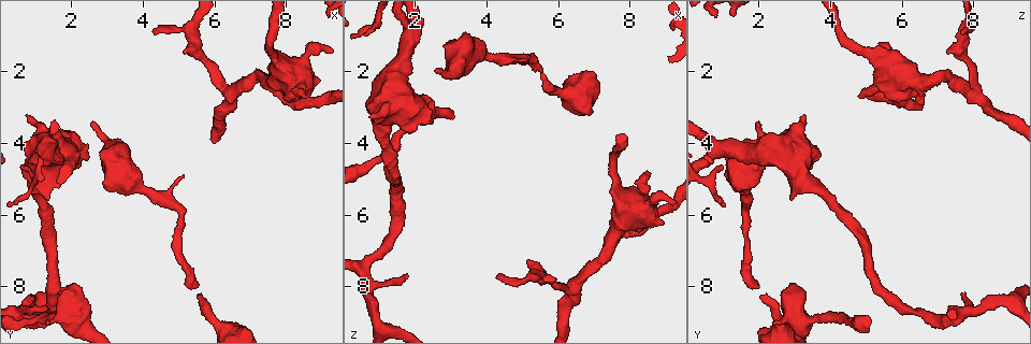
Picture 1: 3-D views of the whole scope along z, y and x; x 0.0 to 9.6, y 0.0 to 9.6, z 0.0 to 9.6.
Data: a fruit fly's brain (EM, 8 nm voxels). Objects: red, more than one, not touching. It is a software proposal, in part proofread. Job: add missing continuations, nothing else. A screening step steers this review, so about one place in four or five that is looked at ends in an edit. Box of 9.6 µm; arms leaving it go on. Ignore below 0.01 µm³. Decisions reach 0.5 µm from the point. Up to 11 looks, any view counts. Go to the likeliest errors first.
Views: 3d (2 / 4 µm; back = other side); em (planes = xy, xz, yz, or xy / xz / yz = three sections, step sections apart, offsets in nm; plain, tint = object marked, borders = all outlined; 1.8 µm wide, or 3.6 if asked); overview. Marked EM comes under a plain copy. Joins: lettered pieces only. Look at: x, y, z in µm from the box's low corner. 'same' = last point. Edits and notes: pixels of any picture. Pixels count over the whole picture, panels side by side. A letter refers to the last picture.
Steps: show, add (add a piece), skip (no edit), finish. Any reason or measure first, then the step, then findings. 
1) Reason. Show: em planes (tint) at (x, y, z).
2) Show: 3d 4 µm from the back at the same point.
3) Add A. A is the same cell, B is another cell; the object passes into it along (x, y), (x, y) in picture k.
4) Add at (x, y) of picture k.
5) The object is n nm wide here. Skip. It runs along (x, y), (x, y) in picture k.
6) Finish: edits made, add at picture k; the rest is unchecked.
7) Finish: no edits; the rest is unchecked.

End of a long branch. Show: em planes (borders) at (5.55, 8.25, 2.05).

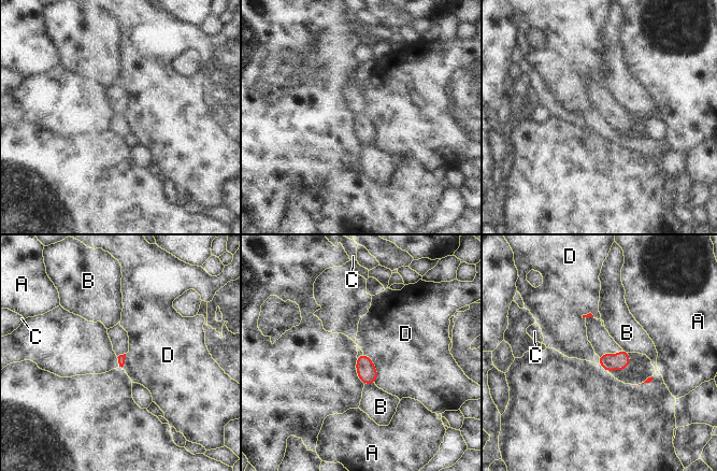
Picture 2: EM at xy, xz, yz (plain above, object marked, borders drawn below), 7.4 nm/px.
Skip. A, B, C and D are other cells; no lettered piece goes on from it.

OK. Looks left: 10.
Tapers out. Show: em yz step 4 (borders) at (1.85, 8.25, 7.70).

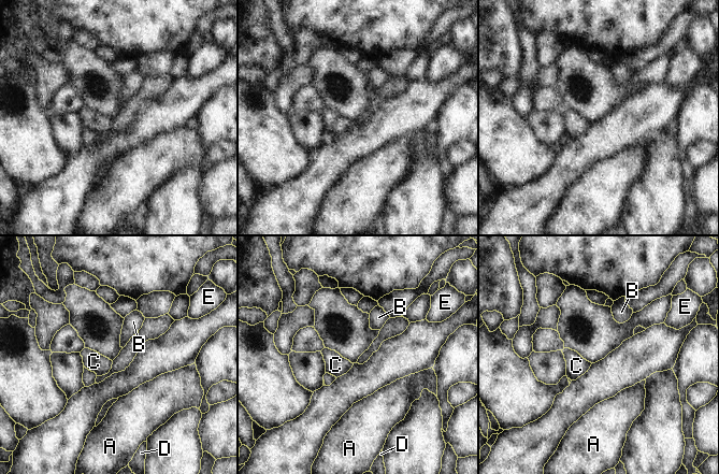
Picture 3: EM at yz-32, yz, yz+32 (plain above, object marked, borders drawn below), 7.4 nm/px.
Cut it another way. Show: em planes (borders) at the same point.

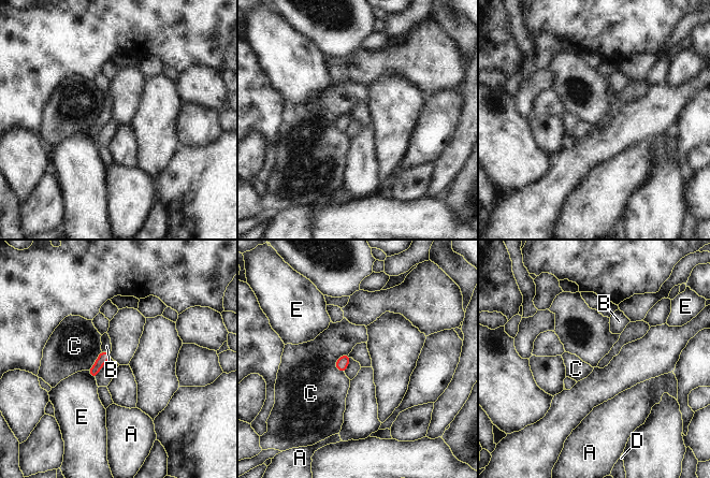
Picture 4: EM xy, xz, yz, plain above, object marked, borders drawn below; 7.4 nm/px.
Add B. B is the same cell, A, C, D and E are other cells; the object passes into it along (103, 357), (104, 351), (106, 346) in picture 4; the cell continues.

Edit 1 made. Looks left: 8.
An open end. Show: 3d 2 µm from the back at (4.35, 0.95, 7.65).

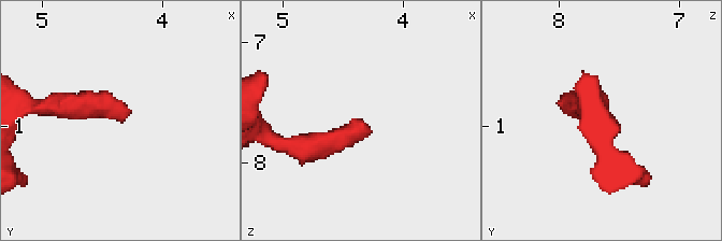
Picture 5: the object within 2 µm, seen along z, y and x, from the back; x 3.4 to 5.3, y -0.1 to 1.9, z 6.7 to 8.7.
Show: em planes (borders) at (4.30, 0.94, 7.70).

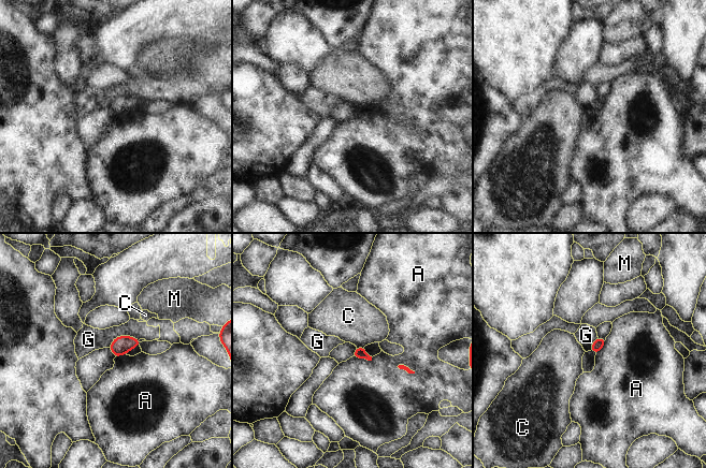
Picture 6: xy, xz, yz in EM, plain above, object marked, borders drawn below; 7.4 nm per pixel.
Skip. A, C, G and M are other cells; no lettered piece goes on from it.

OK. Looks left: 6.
Branch stops here. Show: em planes (borders) at (0.80, 3.25, 3.25).

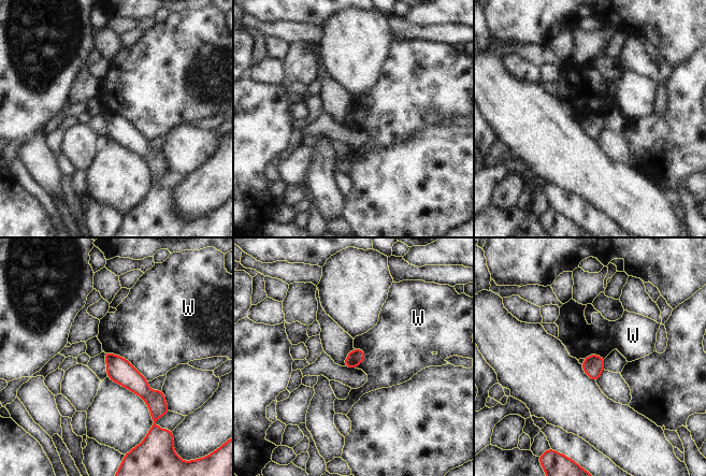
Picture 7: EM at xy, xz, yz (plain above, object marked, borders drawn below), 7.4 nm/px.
The longest contact is with W, 420 nm. Skip. W is another cell; a border runs along (103, 350), (121, 356), (148, 380) in picture 7; none of them fits.

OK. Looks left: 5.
Finish: edits made, add at picture 4; the rest is unchecked.

